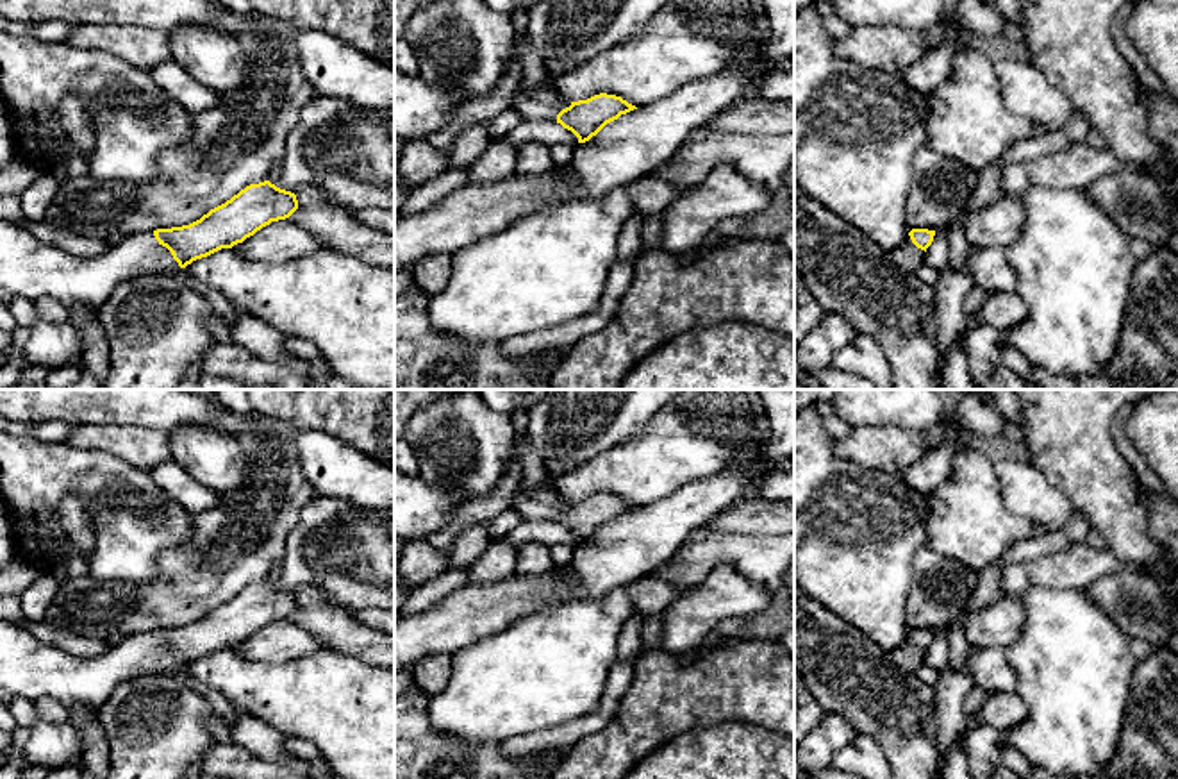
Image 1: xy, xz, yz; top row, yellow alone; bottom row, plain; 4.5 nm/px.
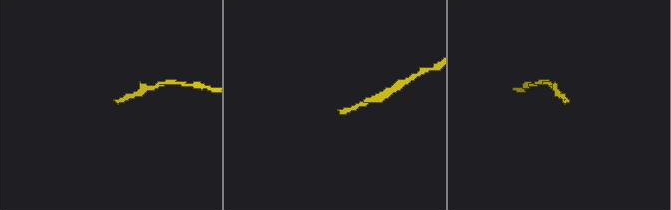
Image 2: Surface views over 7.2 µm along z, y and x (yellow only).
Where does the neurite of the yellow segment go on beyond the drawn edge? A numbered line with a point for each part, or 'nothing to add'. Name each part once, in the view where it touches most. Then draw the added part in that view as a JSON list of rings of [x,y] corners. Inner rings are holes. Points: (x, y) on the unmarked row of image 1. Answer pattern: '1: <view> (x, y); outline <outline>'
1: xy (31, 669); outline [[[0,620],[0,691],[25,697],[32,702],[54,699],[70,713],[77,708],[96,711],[107,702],[114,688],[145,674],[184,670],[162,647],[153,631],[123,638],[116,647],[95,658],[79,658],[62,649],[39,641],[21,625]]]

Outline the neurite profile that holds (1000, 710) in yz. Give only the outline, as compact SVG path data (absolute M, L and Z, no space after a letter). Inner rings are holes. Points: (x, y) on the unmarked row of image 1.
M996 691L989 693L975 716L978 724L1001 731L1017 727L1026 720L1026 704L1016 693Z

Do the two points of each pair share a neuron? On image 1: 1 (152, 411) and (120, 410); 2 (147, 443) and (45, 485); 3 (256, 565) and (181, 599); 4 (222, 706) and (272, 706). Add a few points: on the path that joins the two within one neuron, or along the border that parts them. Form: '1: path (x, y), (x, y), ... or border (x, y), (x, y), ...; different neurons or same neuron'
1: path (145, 410), (127, 410); same neuron
2: border (75, 445), (107, 451), (149, 472); different neurons
3: path (238, 565), (215, 565), (199, 581); same neuron
4: border (199, 681), (213, 686), (234, 708); different neurons

